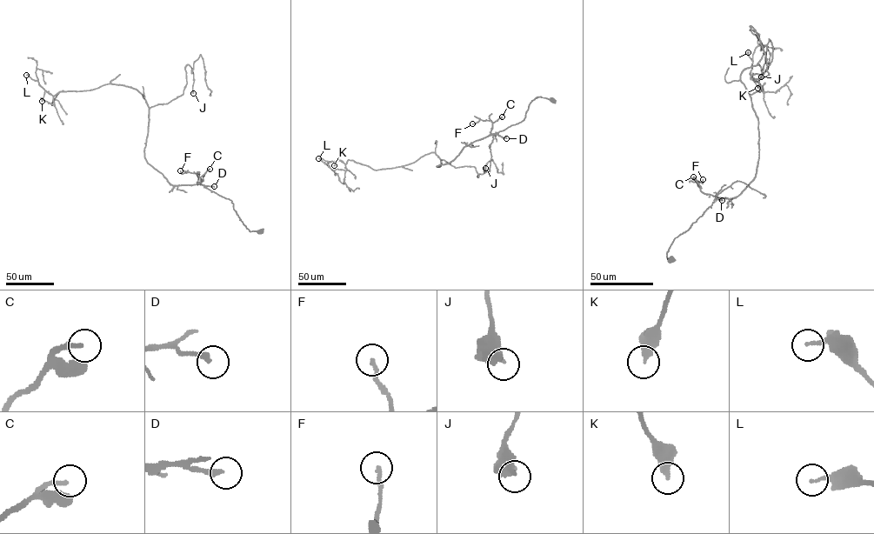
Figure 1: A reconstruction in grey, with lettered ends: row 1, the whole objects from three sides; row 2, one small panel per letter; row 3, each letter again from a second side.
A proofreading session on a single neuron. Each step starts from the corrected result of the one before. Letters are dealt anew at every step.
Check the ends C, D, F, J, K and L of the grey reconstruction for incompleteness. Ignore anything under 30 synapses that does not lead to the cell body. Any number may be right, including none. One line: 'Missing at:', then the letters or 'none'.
Missing at: none

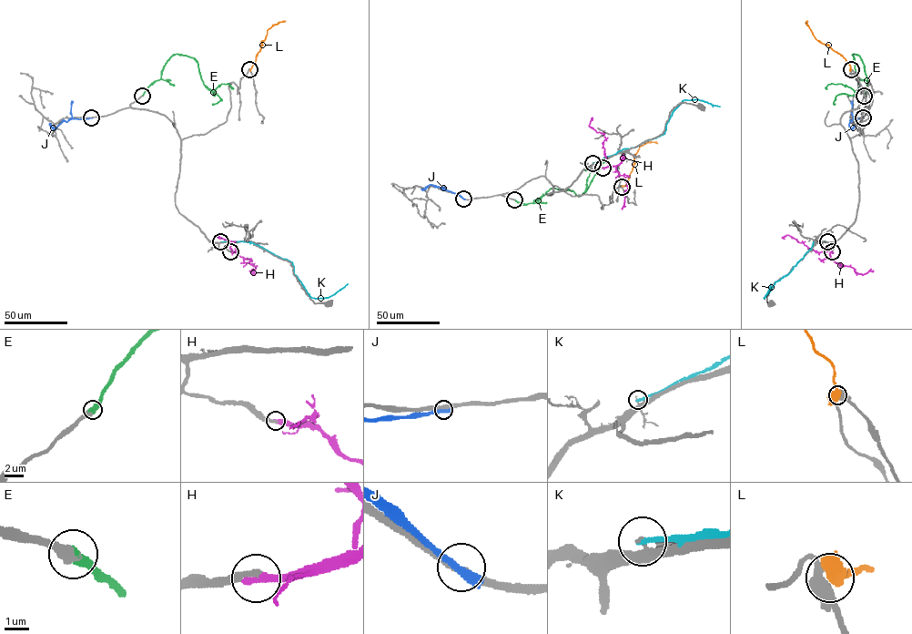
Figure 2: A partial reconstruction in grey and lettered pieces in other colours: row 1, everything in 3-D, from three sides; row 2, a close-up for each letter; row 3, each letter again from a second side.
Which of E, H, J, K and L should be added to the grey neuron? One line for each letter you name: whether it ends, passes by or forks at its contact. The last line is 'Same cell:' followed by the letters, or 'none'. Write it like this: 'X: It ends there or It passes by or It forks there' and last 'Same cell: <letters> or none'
E: It ends there
H: It ends there
Same cell: E, H

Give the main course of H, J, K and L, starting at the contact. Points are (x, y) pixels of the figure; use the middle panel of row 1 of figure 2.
H: (602, 168), (608, 164), (602, 142), (605, 138), (603, 133), (589, 126), (592, 120)
J: (463, 199), (432, 185), (421, 189)
K: (592, 163), (663, 134), (673, 112), (684, 100), (697, 99), (720, 107)
L: (622, 186), (628, 181), (633, 155), (639, 147), (647, 142), (657, 143)

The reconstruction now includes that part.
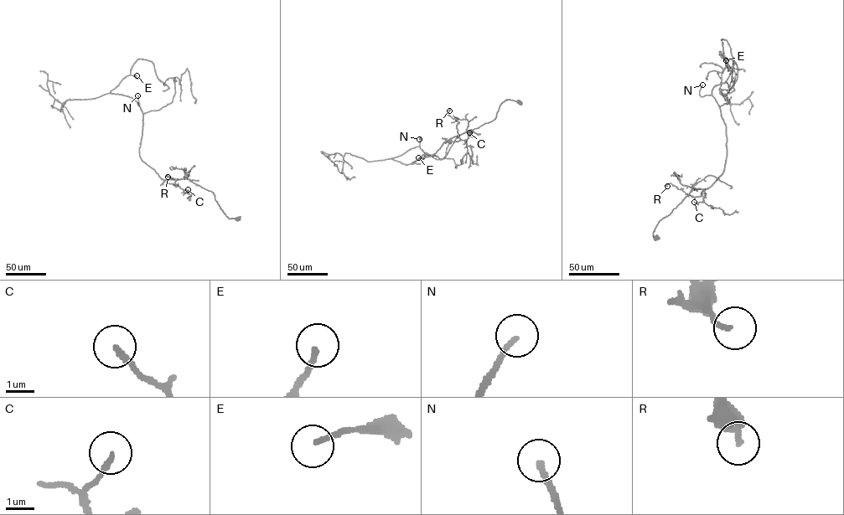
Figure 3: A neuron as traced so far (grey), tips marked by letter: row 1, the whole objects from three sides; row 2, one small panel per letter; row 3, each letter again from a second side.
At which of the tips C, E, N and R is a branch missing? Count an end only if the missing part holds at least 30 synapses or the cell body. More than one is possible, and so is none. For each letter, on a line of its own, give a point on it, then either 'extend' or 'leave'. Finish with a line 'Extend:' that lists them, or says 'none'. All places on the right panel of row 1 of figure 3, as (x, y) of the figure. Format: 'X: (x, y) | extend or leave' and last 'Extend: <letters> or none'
C: (694, 202) | leave
E: (726, 60) | leave
N: (702, 84) | extend
R: (667, 186) | leave
Extend: N

